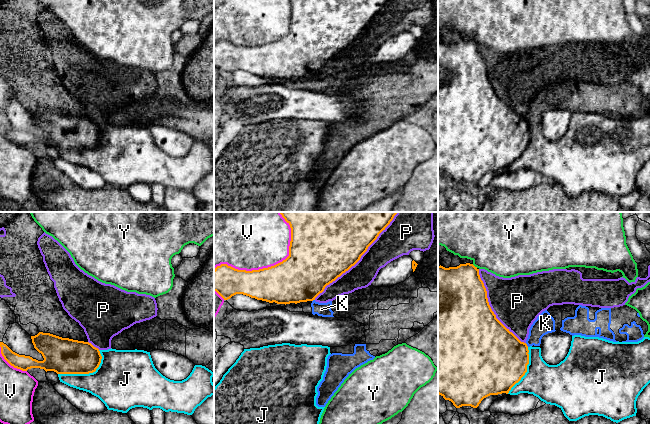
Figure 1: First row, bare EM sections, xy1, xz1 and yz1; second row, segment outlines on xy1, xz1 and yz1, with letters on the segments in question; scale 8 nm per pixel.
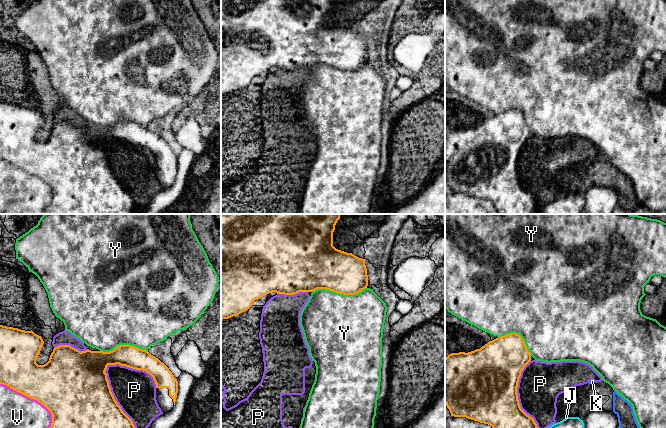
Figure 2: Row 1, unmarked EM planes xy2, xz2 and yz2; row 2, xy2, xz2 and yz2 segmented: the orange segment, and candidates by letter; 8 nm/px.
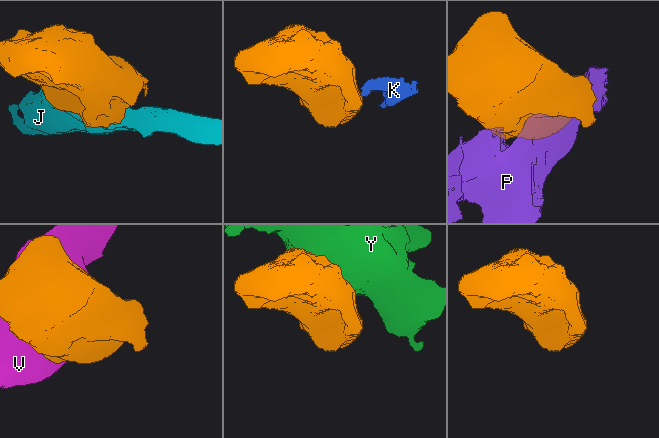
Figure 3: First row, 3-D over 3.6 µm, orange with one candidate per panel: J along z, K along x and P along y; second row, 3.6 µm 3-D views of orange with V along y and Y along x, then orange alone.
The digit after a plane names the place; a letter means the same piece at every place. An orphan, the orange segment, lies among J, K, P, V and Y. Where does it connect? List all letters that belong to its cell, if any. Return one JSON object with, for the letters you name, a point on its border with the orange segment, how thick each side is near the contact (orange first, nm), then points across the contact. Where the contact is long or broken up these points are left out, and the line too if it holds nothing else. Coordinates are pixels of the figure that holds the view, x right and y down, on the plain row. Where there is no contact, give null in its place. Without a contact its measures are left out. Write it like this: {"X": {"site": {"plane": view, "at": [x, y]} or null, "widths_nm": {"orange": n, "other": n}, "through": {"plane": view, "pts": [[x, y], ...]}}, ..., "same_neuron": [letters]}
{"same_neuron": []}

